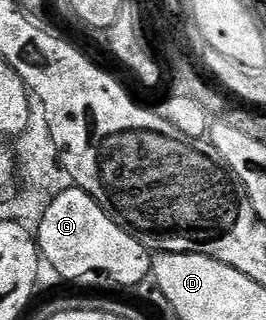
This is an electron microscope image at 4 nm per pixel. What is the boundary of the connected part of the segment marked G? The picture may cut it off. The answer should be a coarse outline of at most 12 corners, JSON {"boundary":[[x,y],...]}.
{"boundary":[[83,188],[53,197],[36,224],[62,280],[134,288],[152,253]]}

